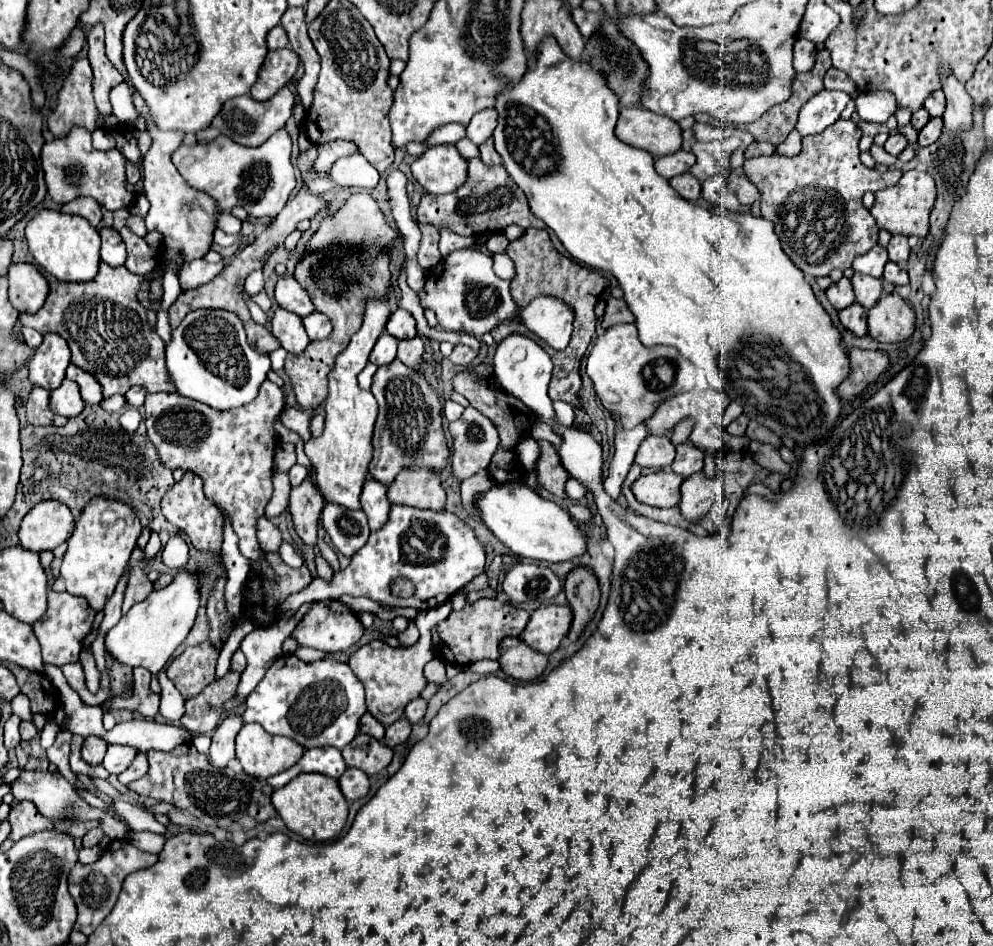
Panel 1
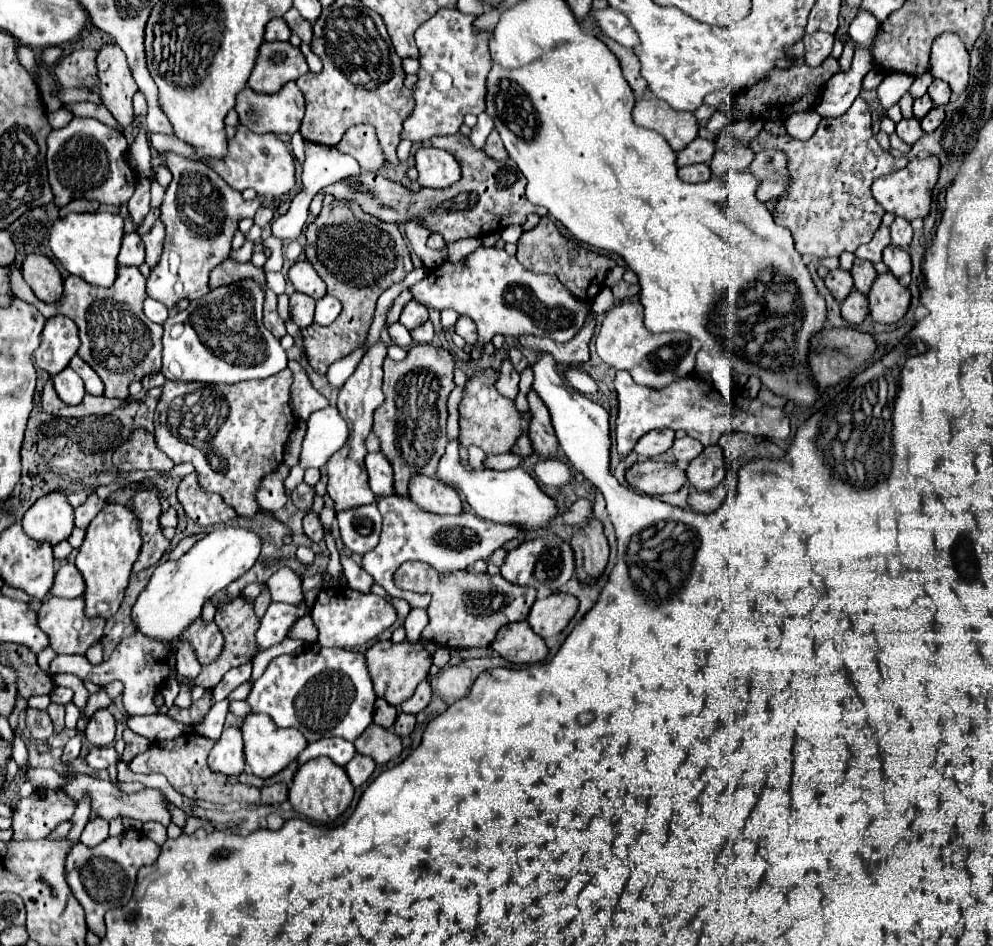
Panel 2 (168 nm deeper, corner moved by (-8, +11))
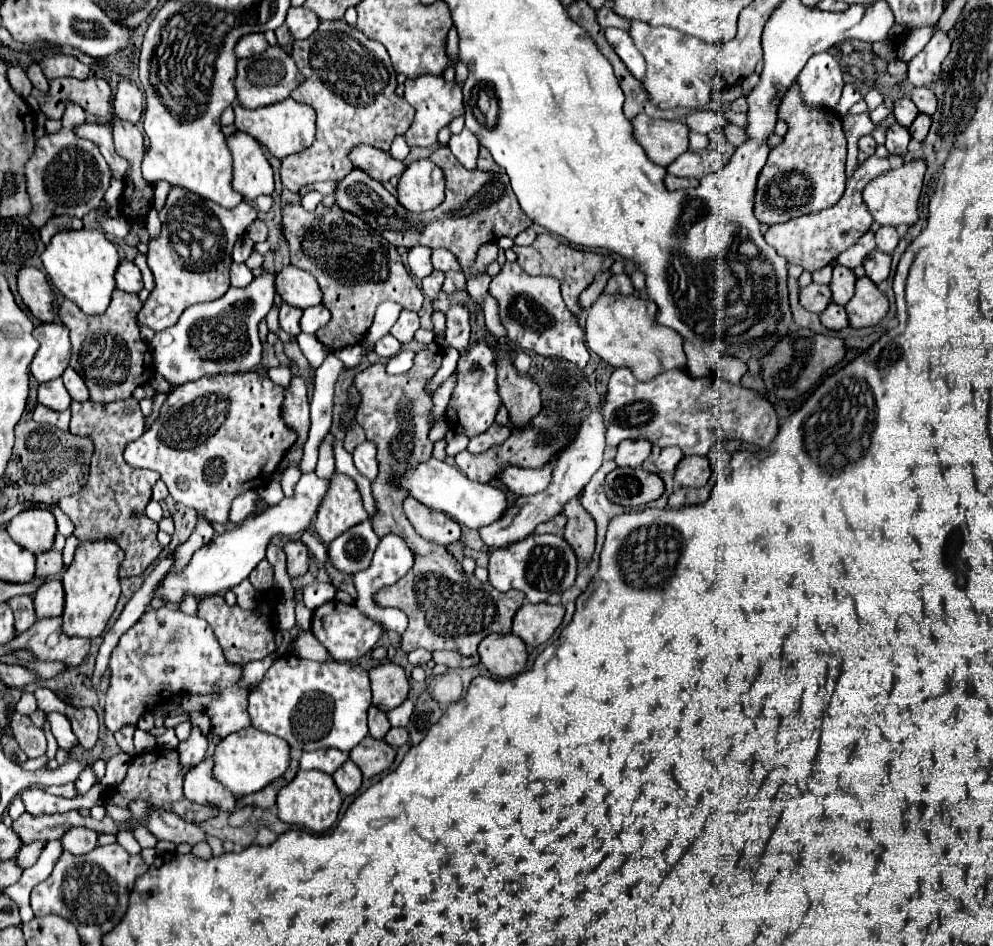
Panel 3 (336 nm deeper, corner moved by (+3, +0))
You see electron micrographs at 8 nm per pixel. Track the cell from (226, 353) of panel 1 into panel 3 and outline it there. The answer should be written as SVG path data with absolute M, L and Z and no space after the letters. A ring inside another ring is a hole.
M266 272L254 278L248 288L230 288L222 298L190 306L180 316L176 326L154 334L150 340L152 358L156 370L172 384L182 386L186 382L198 380L202 376L216 374L240 374L256 370L260 366L262 344L258 338L258 322L266 318L274 300L274 274Z

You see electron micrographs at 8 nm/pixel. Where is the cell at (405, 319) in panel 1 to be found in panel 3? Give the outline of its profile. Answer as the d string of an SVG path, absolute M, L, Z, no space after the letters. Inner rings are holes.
M402 310L400 312L400 318L396 320L396 324L392 326L392 336L396 340L400 340L402 344L408 344L412 342L414 338L414 332L420 328L420 322L418 322L418 314L412 312L412 310Z

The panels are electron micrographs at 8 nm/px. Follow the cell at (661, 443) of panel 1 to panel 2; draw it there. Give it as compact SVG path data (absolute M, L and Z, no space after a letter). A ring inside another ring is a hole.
M655 429L655 431L649 431L635 445L635 453L641 459L657 457L657 455L661 455L661 453L665 453L665 451L671 449L673 439L675 439L675 431L673 429Z

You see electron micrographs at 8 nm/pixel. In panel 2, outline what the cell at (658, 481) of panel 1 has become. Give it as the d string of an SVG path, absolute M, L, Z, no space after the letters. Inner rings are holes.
M639 461L625 473L627 483L645 495L677 493L685 483L687 475L675 463L665 461Z

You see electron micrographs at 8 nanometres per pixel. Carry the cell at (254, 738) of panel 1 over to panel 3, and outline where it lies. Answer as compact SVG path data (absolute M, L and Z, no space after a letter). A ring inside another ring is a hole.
M248 728L248 730L234 732L228 738L222 738L216 744L212 760L214 760L212 776L228 792L232 792L236 798L240 798L240 796L262 790L264 786L268 786L272 780L280 778L288 770L290 746L282 738L264 734L264 732L256 730L256 728Z

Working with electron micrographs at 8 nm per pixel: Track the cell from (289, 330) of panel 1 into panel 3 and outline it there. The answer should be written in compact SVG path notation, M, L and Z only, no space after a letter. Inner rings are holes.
M282 304L280 306L280 326L282 326L282 330L292 334L292 336L298 336L302 332L300 330L300 316L302 316L300 308L290 306L290 304Z

